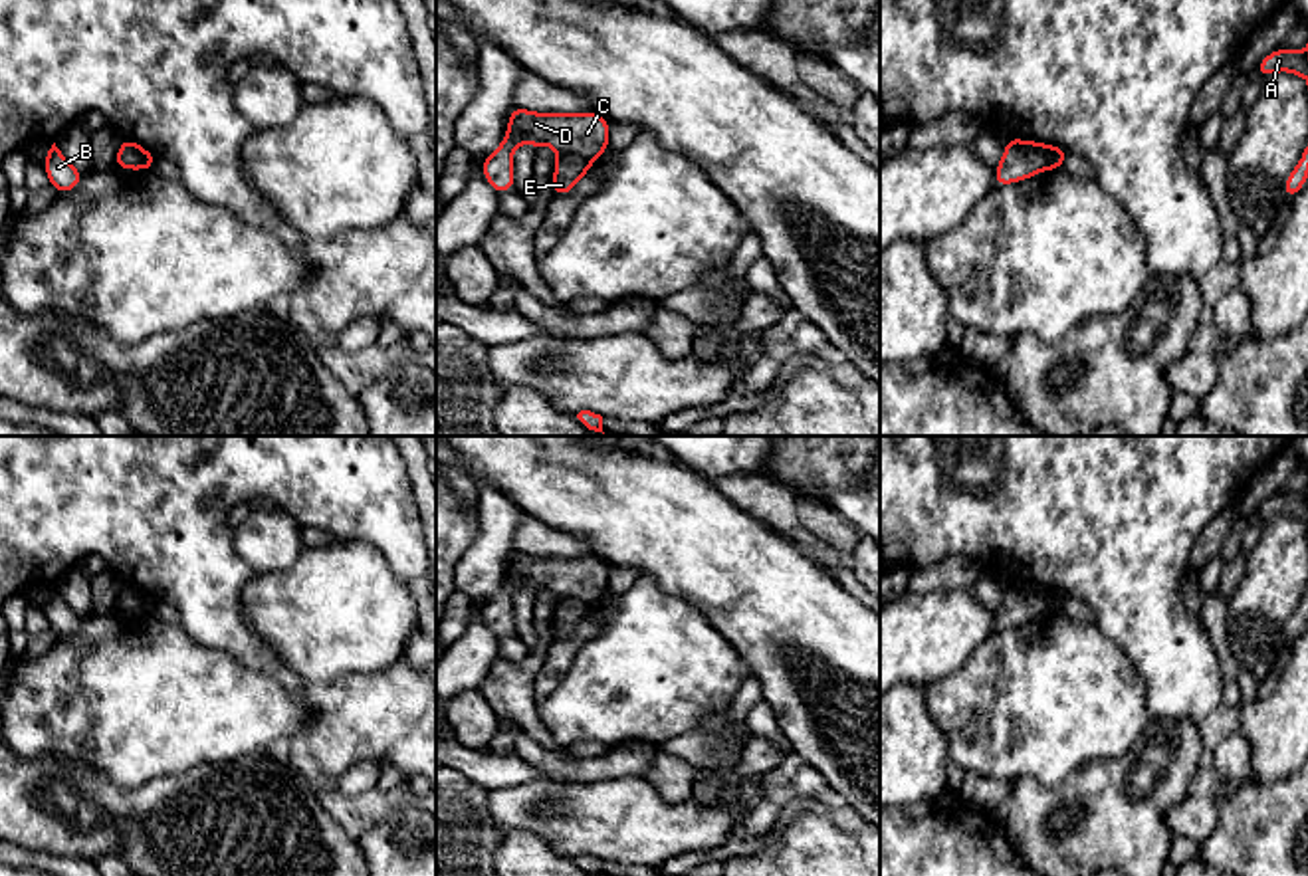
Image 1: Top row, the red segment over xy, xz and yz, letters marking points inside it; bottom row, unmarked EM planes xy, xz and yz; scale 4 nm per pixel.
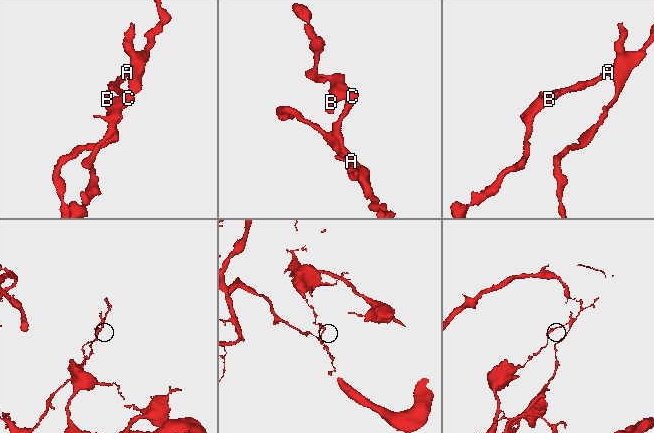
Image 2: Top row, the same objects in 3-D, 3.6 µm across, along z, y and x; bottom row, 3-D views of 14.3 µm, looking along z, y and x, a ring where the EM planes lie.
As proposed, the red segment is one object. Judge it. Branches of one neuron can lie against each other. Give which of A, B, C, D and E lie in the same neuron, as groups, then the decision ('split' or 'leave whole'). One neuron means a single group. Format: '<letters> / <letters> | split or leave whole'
A E / B C D | split

